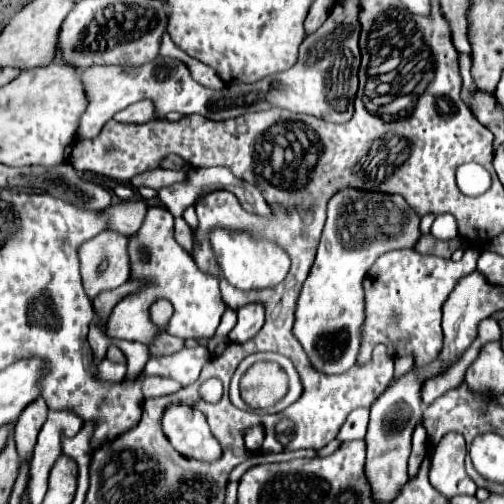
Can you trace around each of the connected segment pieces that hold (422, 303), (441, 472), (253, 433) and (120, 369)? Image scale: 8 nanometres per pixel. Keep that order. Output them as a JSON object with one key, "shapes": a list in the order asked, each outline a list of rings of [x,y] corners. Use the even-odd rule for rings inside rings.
{"shapes":[[[[466,248],[460,262],[414,254],[414,250],[394,250],[378,258],[366,276],[366,326],[362,328],[366,342],[362,342],[358,362],[370,358],[370,350],[376,342],[384,342],[392,358],[414,356],[416,366],[434,360],[442,348],[442,304],[454,286],[476,270],[478,256],[478,250]]],[[[446,434],[432,454],[430,484],[448,500],[458,494],[476,494],[476,484],[464,472],[466,442],[460,434]]],[[[252,426],[252,428],[248,428],[248,430],[246,430],[244,442],[246,442],[246,448],[248,448],[250,452],[260,450],[262,440],[264,440],[264,428],[262,428],[262,426]]],[[[102,360],[100,368],[98,368],[98,378],[100,378],[102,382],[106,382],[106,384],[116,384],[116,382],[120,382],[120,378],[124,378],[124,376],[126,376],[126,368],[124,368],[124,366],[114,366],[114,364]]]]}

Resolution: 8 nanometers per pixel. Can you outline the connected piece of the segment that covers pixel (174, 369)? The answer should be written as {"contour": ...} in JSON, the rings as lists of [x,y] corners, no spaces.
{"contour":[[[206,346],[182,348],[178,354],[148,360],[142,376],[146,376],[146,374],[170,376],[170,378],[178,380],[182,386],[188,386],[198,380],[200,370],[208,360],[210,360],[210,354],[208,354]]]}

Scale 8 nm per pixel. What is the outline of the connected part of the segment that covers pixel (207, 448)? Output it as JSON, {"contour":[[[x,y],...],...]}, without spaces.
{"contour":[[[178,404],[168,407],[162,416],[162,430],[172,446],[188,458],[220,458],[220,444],[212,436],[206,416],[192,406]]]}

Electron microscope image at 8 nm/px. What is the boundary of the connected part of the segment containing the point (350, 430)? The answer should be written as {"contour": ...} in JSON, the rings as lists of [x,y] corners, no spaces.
{"contour":[[[358,408],[354,412],[350,412],[350,416],[346,418],[340,434],[336,436],[338,442],[346,442],[346,440],[362,440],[366,436],[366,426],[368,426],[368,410],[366,408]]]}

